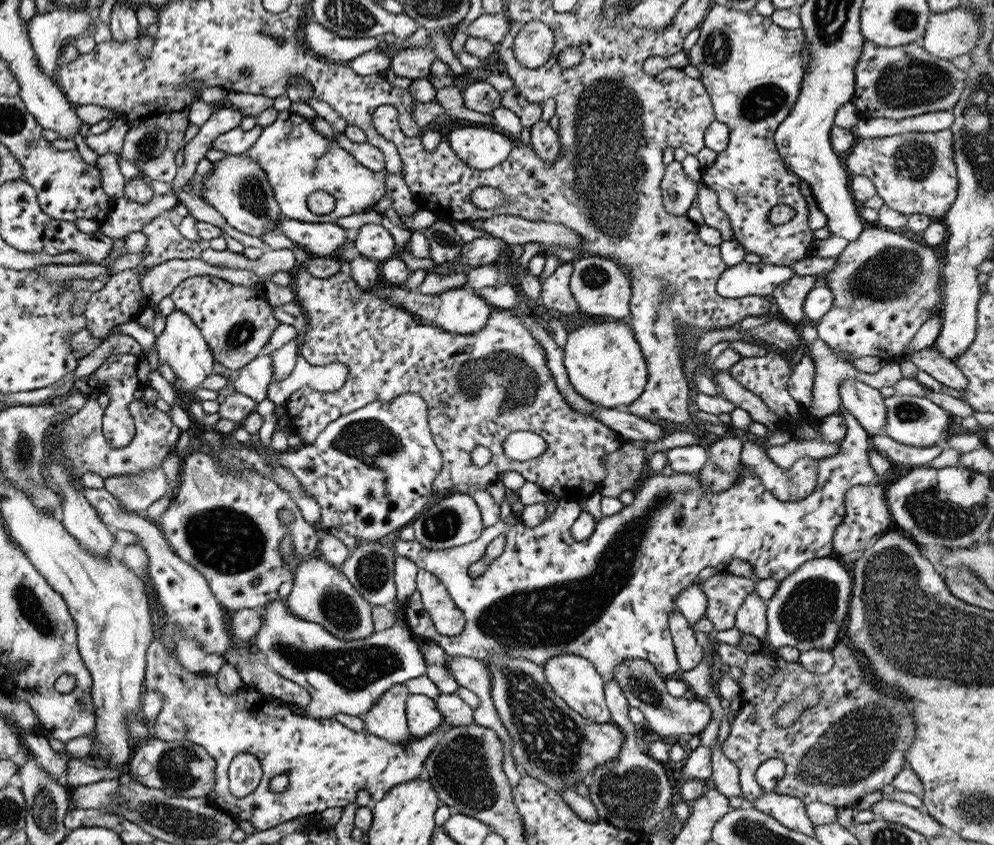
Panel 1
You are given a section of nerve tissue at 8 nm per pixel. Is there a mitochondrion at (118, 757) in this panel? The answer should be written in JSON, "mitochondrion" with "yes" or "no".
{"mitochondrion":"no"}

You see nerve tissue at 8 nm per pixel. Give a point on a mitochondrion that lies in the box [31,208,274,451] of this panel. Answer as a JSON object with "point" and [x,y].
{"point":[242,332]}

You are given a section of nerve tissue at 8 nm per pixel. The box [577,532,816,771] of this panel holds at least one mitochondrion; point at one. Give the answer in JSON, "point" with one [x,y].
{"point":[641,686]}

